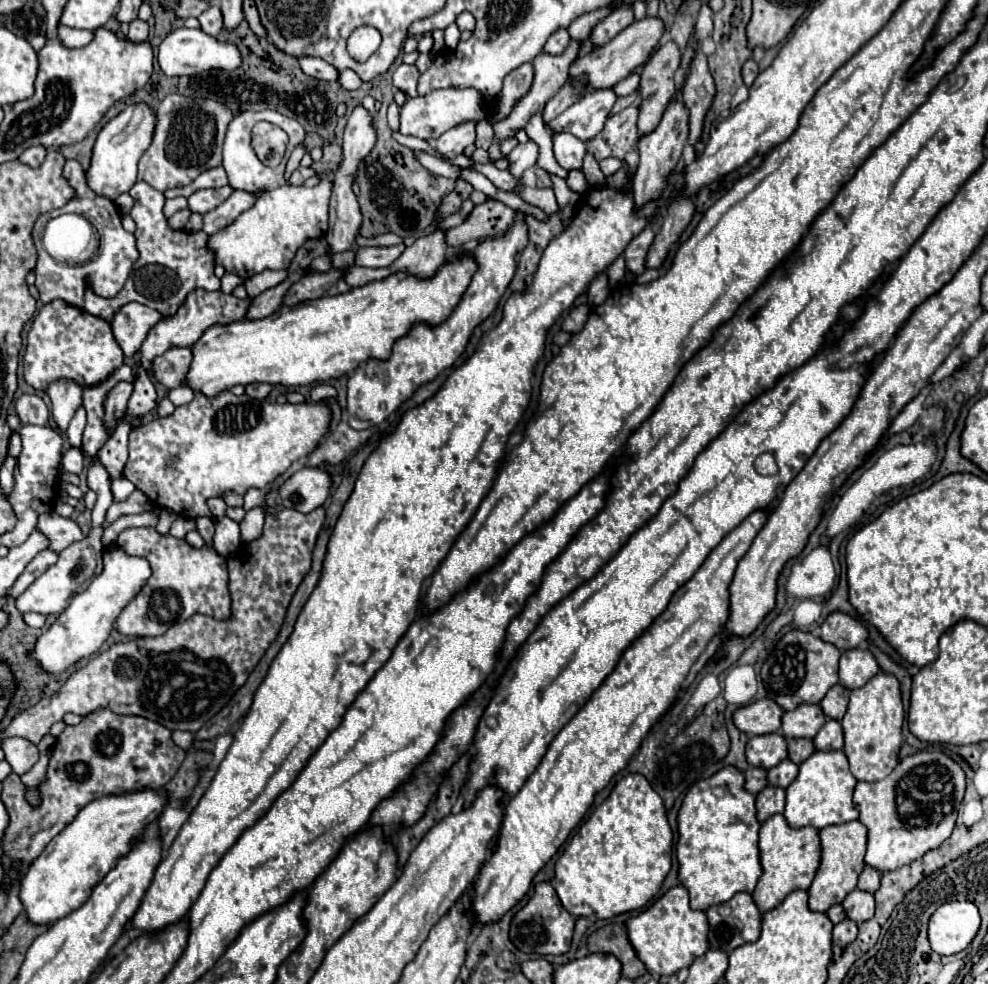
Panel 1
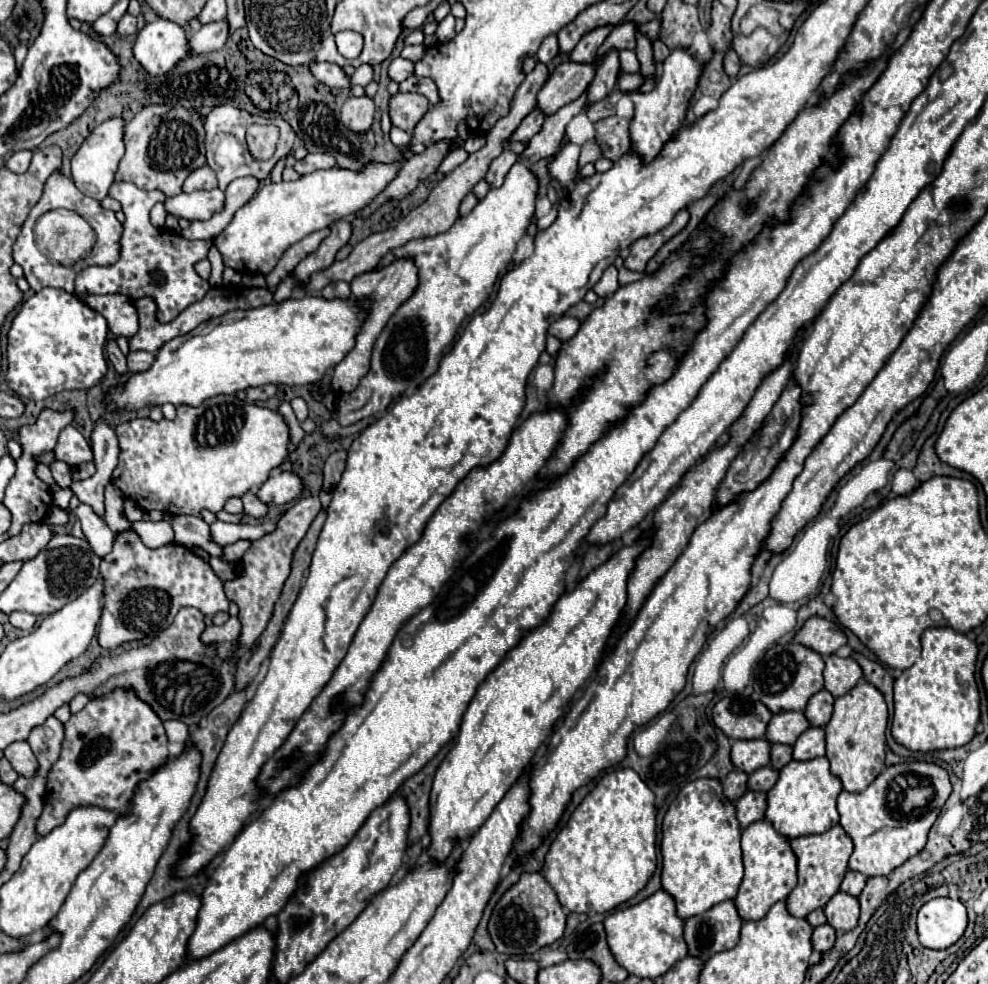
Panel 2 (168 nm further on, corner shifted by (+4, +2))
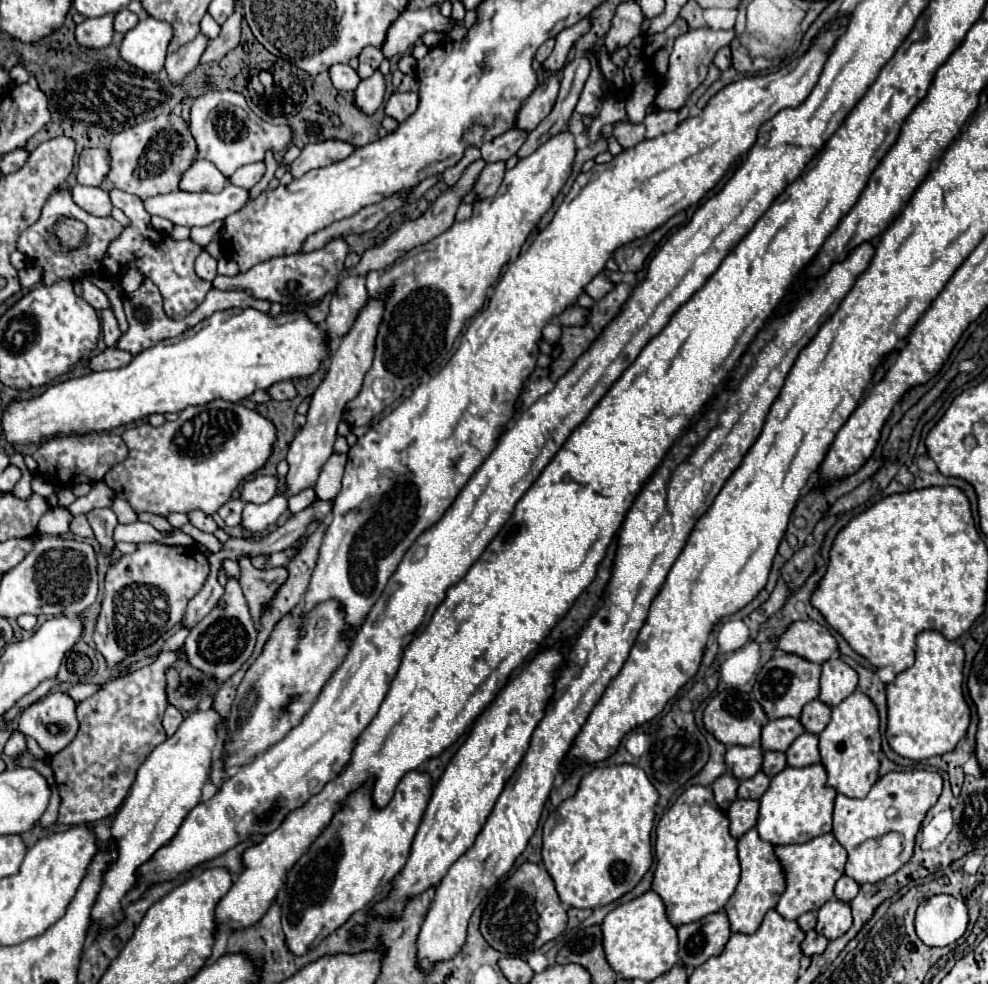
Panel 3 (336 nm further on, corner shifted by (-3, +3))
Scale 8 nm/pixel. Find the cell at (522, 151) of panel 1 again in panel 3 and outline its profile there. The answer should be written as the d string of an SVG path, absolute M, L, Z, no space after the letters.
M498 160L496 164L486 164L486 168L482 170L476 186L474 186L474 192L478 194L478 198L490 198L498 192L502 180L504 180L504 172L506 172L506 162L504 160Z

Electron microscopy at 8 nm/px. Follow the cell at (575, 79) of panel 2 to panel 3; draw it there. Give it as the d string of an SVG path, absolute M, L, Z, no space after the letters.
M552 74L546 82L542 82L532 96L524 102L524 106L518 112L516 128L532 130L552 112L552 104L556 104L556 92L560 90L560 74Z

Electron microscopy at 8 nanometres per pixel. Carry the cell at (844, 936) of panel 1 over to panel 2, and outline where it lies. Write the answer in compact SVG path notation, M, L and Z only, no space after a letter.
M819 925L813 929L811 945L815 951L825 953L833 947L833 943L835 943L835 933L833 933L833 929L829 929L829 925Z

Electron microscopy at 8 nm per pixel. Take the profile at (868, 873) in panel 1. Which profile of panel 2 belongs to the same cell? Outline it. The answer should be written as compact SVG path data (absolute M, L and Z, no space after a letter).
M847 871L845 873L845 877L843 877L843 881L841 881L841 891L845 891L845 893L849 893L849 895L853 895L853 897L857 897L859 893L861 893L861 889L865 887L865 877L861 875L861 873L853 873L853 871Z

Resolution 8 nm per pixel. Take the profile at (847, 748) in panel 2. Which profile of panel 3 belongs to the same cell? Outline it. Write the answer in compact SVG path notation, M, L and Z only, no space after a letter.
M860 690L832 708L832 718L820 738L822 766L828 772L828 786L848 798L864 798L878 780L882 738L876 704Z

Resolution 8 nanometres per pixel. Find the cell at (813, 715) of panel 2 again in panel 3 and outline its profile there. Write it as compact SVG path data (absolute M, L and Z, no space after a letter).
M816 698L816 700L812 700L812 702L808 702L804 706L802 716L800 716L800 722L804 724L804 728L808 732L820 734L826 728L828 720L830 720L830 712L832 712L832 708L828 704L824 704L822 700Z

